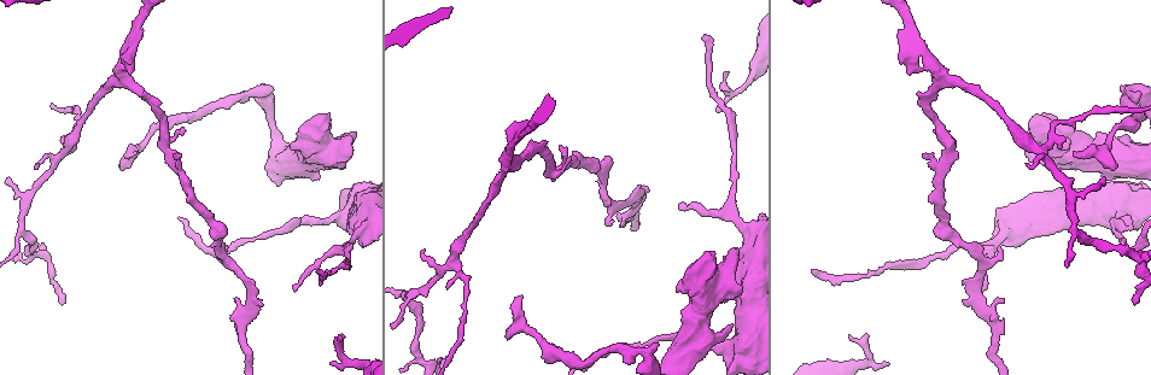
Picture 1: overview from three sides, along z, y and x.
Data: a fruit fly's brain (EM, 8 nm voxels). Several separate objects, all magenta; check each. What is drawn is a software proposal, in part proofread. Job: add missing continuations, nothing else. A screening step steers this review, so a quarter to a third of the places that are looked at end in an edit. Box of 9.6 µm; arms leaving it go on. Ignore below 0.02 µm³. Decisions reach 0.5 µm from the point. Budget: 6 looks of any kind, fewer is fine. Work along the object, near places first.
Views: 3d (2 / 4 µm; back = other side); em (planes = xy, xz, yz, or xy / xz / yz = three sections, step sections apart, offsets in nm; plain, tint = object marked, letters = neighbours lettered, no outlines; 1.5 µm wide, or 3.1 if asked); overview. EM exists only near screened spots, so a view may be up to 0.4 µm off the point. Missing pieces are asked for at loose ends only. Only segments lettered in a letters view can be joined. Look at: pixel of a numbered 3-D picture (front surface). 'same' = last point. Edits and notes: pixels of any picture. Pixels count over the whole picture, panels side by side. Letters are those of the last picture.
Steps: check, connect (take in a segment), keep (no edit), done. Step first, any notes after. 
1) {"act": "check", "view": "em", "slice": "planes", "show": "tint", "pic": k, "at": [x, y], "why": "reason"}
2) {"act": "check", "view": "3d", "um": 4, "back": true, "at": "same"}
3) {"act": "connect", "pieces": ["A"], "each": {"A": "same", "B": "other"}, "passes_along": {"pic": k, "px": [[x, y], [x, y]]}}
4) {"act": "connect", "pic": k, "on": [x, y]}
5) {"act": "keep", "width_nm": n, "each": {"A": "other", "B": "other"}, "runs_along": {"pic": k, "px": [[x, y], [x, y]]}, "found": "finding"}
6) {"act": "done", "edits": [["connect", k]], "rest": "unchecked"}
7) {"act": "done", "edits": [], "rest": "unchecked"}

{"act": "check", "view": "3d", "um": 2, "back": true, "pic": 1, "at": [504, 335], "why": "free end"}

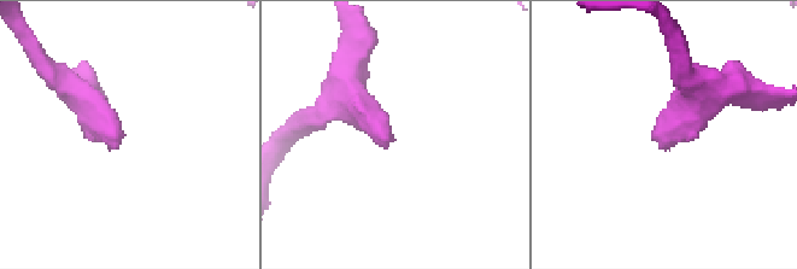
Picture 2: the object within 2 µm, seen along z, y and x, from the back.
{"act": "check", "view": "em", "slice": "planes", "show": "letters", "pic": 2, "at": [660, 147]}

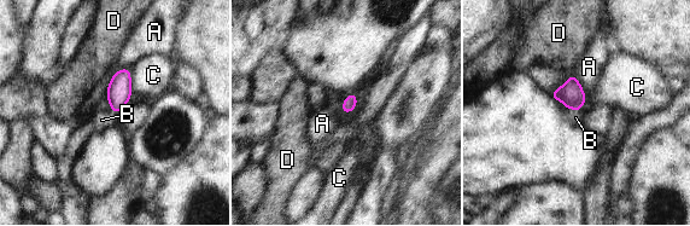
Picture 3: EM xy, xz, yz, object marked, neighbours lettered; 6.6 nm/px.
{"act": "connect", "pieces": ["B"], "each": {"A": "other", "B": "same", "C": "other", "D": "other"}, "passes_along": {"pic": 3, "px": [[572, 96], [574, 109], [576, 117]]}, "found": "it goes on there"}

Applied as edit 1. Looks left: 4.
{"act": "check", "view": "overview"}

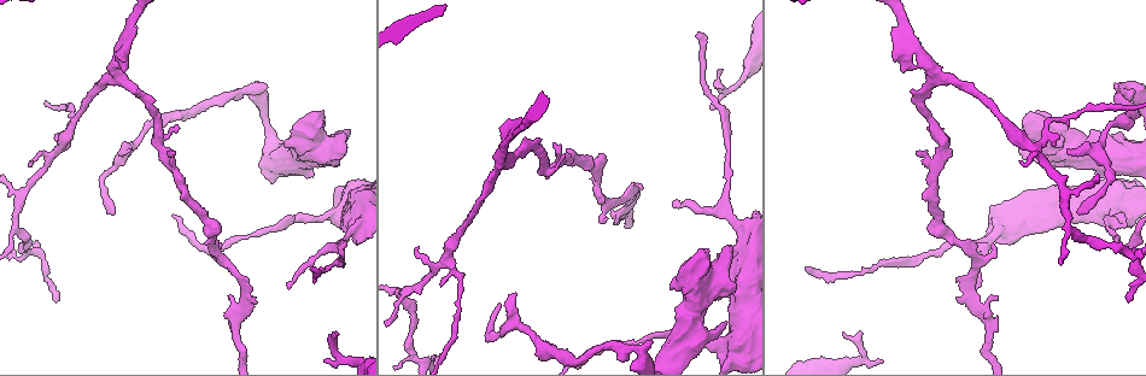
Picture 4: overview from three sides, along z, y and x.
{"act": "check", "view": "3d", "um": 4, "pic": 4, "at": [286, 286], "why": "tapers out"}

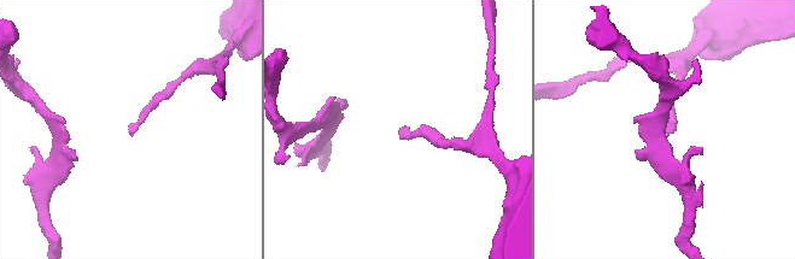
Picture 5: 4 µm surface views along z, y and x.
{"act": "check", "view": "em", "slice": "yz", "step": 8, "show": "letters", "pic": 5, "at": [129, 131]}

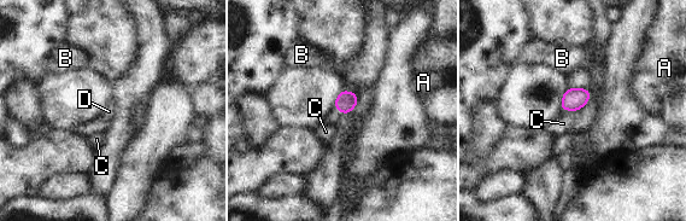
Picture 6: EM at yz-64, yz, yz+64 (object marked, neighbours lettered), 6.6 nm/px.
{"act": "connect", "pieces": ["D"], "longest_contact_nm": ["C", 100], "each": {"A": "other", "B": "other", "C": "other", "D": "same"}, "passes_along": {"pic": 6, "px": [[346, 100], [339, 109], [334, 116]]}, "found": "the neuron continues"}

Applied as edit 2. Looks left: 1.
{"act": "done", "edits": [["connect", 3], ["connect", 6]], "rest": "unchecked"}

